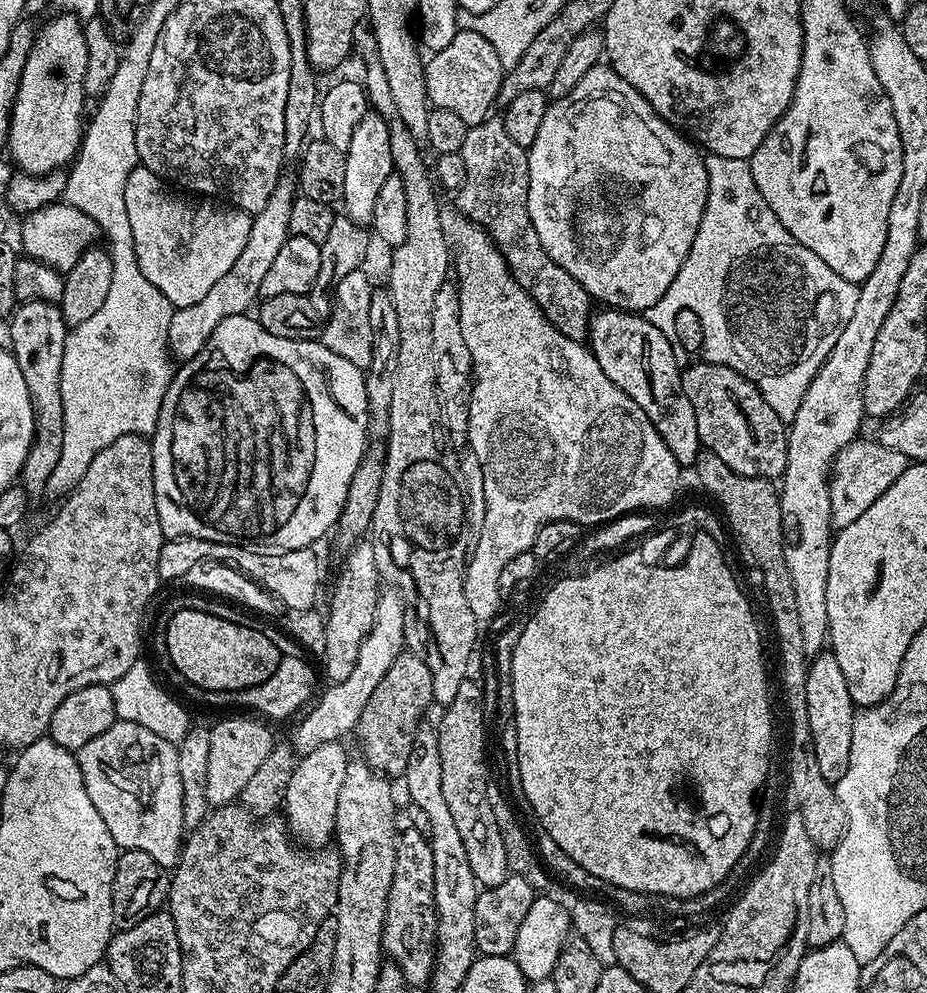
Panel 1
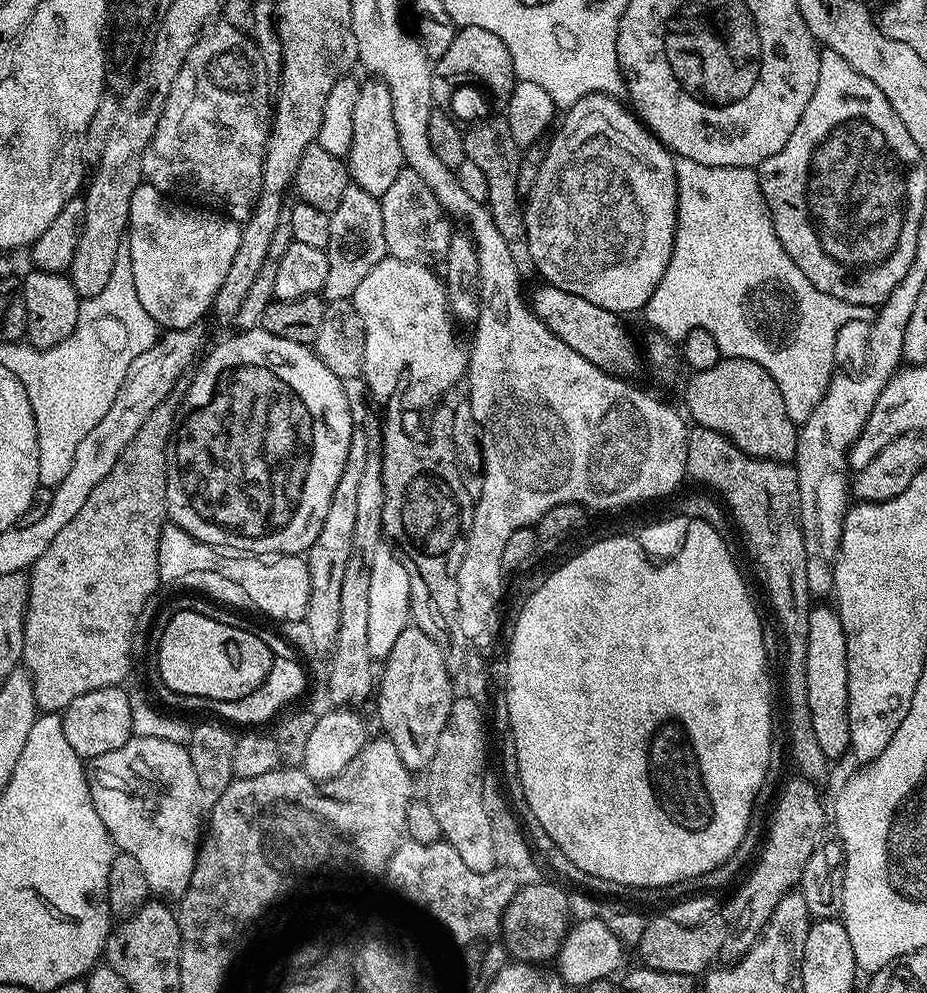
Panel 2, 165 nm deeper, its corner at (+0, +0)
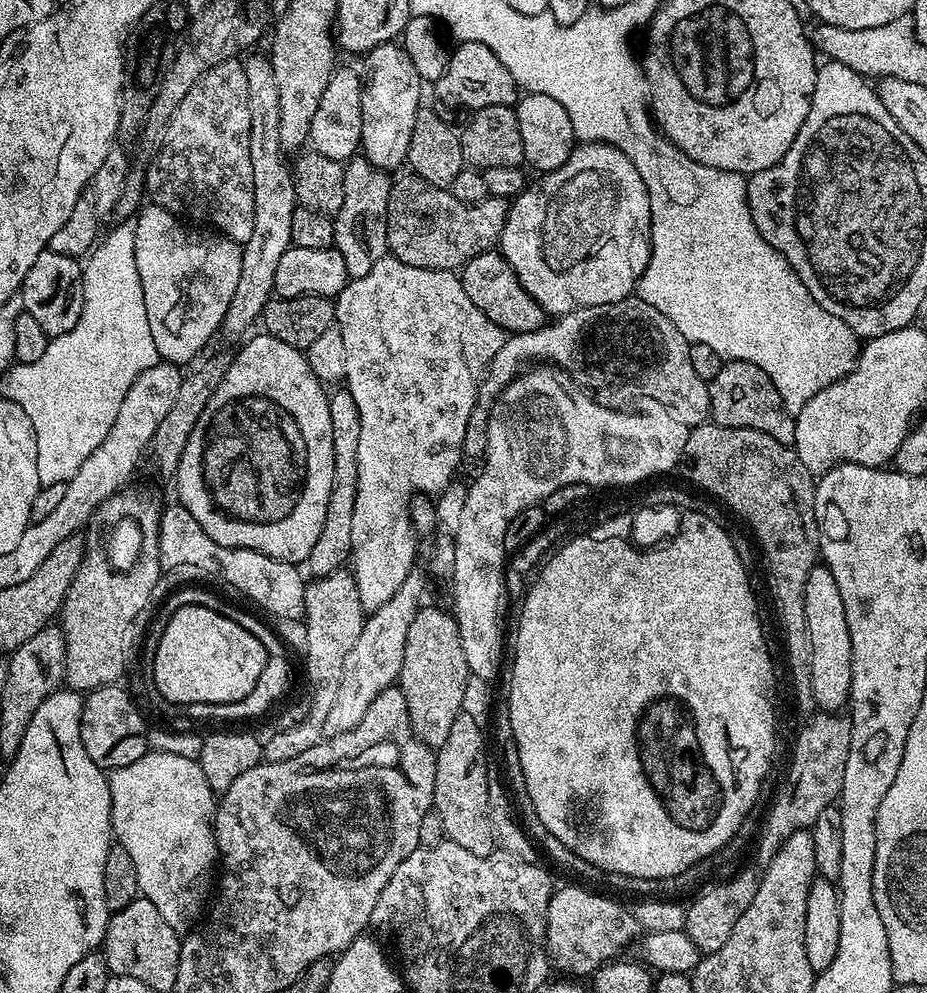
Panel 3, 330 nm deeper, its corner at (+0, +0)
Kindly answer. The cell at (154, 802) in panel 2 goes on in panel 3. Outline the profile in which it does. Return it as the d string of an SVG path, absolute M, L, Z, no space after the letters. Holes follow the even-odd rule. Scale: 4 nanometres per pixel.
M149 750L142 758L138 758L138 762L111 769L106 780L106 790L112 803L114 840L123 846L126 854L130 854L130 859L134 861L140 896L154 902L154 907L160 911L162 918L166 918L167 924L174 926L176 932L187 934L193 931L209 903L210 893L214 888L212 867L217 867L218 864L214 827L218 800L206 782L206 774L202 774L196 760L182 758L182 754Z

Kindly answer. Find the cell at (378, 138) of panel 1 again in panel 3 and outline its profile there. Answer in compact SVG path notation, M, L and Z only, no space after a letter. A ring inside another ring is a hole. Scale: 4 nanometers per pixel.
M389 42L380 44L374 50L370 50L363 57L368 69L363 69L362 83L362 138L360 146L362 155L374 166L385 170L393 170L399 164L403 165L408 158L410 150L410 134L414 134L414 118L422 106L420 100L420 87L422 81L418 70L414 70L414 62L410 62L410 54L399 43Z

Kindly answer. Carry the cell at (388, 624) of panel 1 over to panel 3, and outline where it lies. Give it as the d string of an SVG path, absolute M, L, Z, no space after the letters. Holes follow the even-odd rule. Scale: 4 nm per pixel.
M389 254L374 262L374 270L370 274L362 274L357 280L349 282L341 292L334 297L336 306L335 327L340 329L342 343L346 346L346 374L344 380L350 394L354 394L354 402L358 402L358 418L362 422L362 431L358 438L358 498L354 498L354 515L352 515L350 529L350 571L356 579L358 598L362 602L365 613L378 610L382 602L390 602L402 582L406 582L408 575L414 570L412 564L416 560L416 539L418 533L412 526L412 506L414 494L439 494L444 487L453 483L456 467L464 460L464 439L466 438L466 422L470 422L470 410L474 410L474 402L478 398L480 381L484 379L484 372L488 364L502 350L506 333L498 327L474 302L470 302L466 290L462 290L462 282L455 271L446 269L419 269L417 266L408 266L398 258Z

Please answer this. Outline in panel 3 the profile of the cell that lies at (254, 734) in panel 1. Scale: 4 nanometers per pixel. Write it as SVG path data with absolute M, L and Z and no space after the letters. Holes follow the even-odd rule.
M347 567L338 569L334 574L317 576L304 590L304 615L306 626L306 650L302 654L304 668L308 671L308 688L312 701L306 718L290 729L273 731L273 736L263 741L262 756L267 762L286 762L286 758L298 758L302 750L310 750L310 746L319 744L325 739L326 717L334 706L334 698L338 694L338 685L342 679L342 666L346 663L346 654L354 642L358 642L358 634L362 634L366 613L358 598L356 579Z

